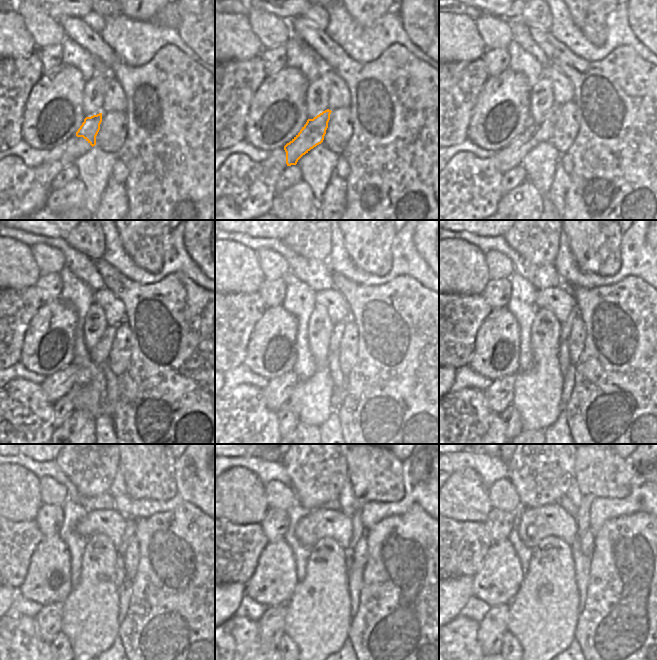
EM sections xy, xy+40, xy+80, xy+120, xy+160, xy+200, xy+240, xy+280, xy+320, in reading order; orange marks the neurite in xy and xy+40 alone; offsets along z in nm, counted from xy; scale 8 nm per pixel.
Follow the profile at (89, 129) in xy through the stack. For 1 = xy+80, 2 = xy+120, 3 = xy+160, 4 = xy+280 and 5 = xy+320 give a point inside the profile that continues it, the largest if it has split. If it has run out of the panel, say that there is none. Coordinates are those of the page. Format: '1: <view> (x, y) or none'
1: xy+80 (537, 132)
2: xy+120 (55, 386)
3: xy+160 (277, 392)
4: xy+280 (271, 624)
5: xy+320 (598, 471)

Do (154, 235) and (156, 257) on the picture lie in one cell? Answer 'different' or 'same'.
same

